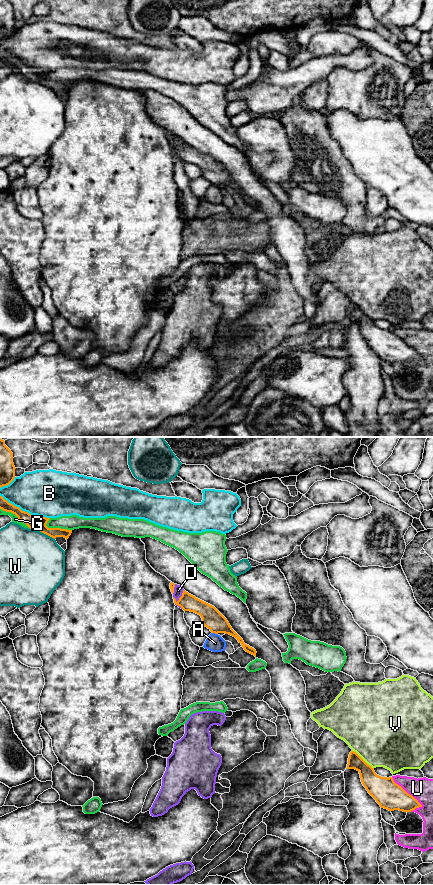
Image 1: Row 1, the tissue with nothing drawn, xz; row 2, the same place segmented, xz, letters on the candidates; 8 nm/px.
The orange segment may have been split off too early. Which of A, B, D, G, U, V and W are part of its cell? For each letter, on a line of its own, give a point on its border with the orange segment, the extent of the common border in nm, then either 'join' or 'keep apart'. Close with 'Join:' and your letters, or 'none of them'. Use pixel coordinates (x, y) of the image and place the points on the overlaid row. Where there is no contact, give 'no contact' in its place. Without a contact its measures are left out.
A: contact xz (215, 633); length 50 nm; keep apart
B: contact xz (24, 511); length 440 nm; keep apart
D: contact xz (179, 599); length 160 nm; keep apart
G: contact xz (58, 528); length 220 nm; keep apart
U: contact xz (406, 792); length 340 nm; keep apart
V: contact xz (362, 759); length 220 nm; keep apart
W: contact xz (42, 532); length 220 nm; keep apart
Join: none of them

